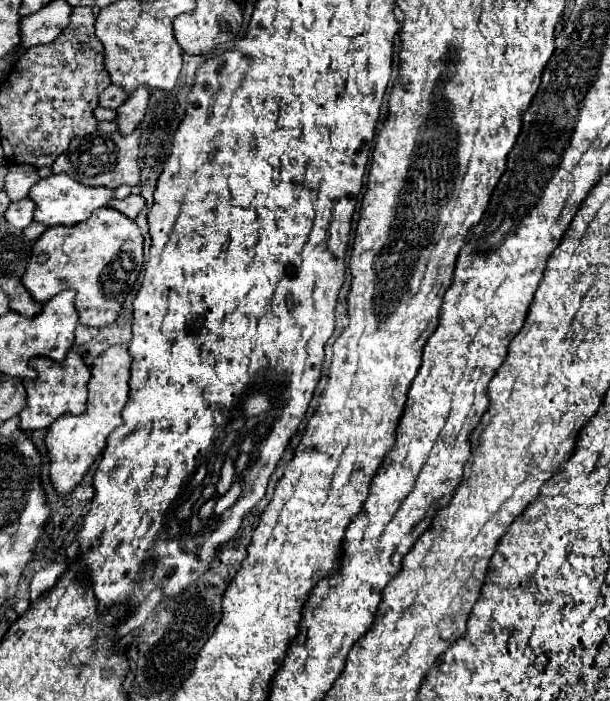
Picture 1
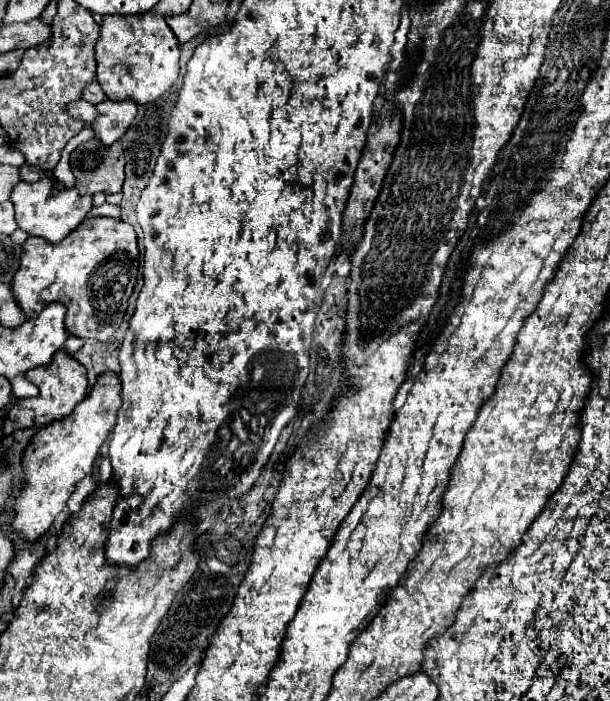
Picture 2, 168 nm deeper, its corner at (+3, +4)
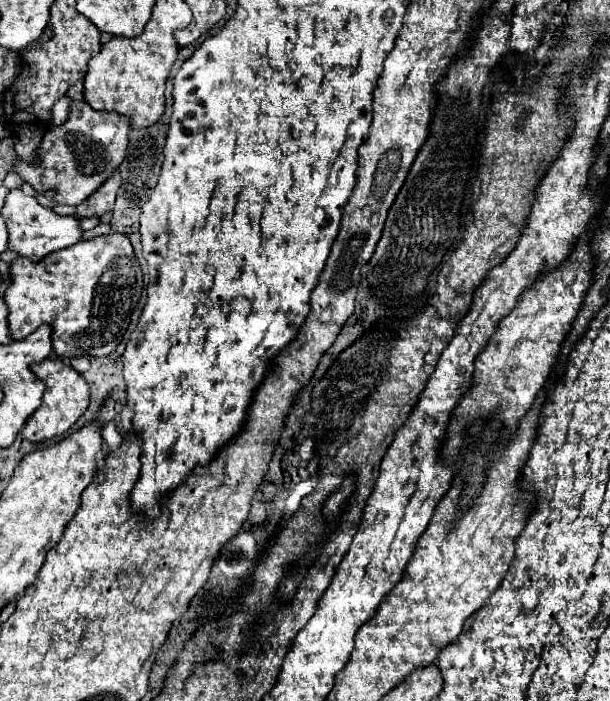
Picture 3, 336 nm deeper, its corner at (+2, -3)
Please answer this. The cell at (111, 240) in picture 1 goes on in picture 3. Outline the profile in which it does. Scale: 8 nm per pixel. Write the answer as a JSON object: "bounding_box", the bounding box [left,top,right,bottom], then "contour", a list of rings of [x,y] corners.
{"bounding_box":[3,233,143,359],"contour":[[[119,233],[79,241],[47,255],[39,263],[17,257],[9,271],[11,285],[3,299],[9,307],[7,323],[11,337],[21,341],[47,323],[51,325],[51,347],[59,359],[103,357],[115,351],[143,289],[143,273],[131,241]]]}

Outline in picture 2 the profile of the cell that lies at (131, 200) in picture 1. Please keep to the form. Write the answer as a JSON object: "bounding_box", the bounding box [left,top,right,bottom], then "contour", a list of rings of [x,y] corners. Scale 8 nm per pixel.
{"bounding_box":[88,202,122,218],"contour":[[[104,202],[104,204],[100,204],[100,206],[94,206],[94,208],[90,210],[88,216],[110,216],[110,218],[120,218],[120,214],[122,214],[122,212],[120,212],[120,206]]]}

